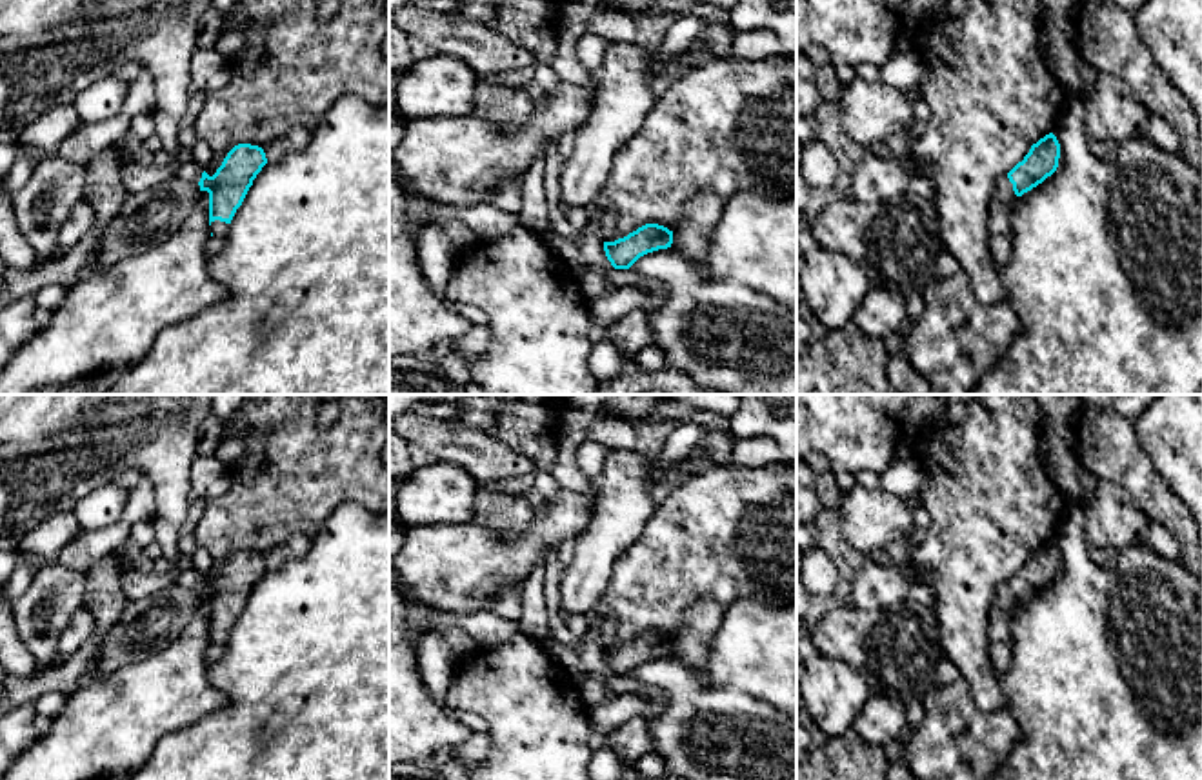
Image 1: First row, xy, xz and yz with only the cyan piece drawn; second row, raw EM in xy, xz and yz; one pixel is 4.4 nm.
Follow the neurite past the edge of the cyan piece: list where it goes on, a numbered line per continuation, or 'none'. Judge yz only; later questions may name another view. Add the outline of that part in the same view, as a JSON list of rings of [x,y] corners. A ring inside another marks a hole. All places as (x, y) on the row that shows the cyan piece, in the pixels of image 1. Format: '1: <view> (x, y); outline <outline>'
1: yz (1001, 210); outline [[[1006,176],[997,184],[989,204],[987,227],[993,236],[1011,231],[1011,216],[1013,216],[1015,202],[1017,202],[1017,195],[1013,191],[1013,184]]]

